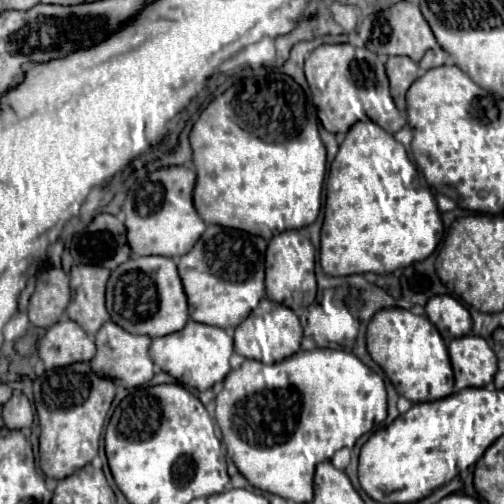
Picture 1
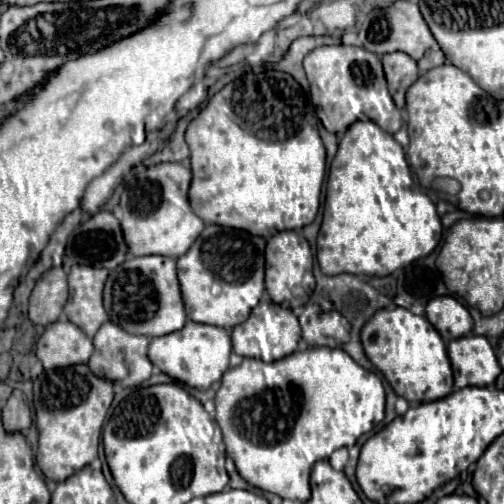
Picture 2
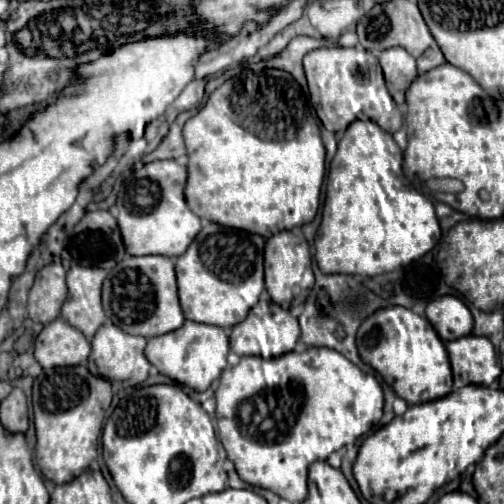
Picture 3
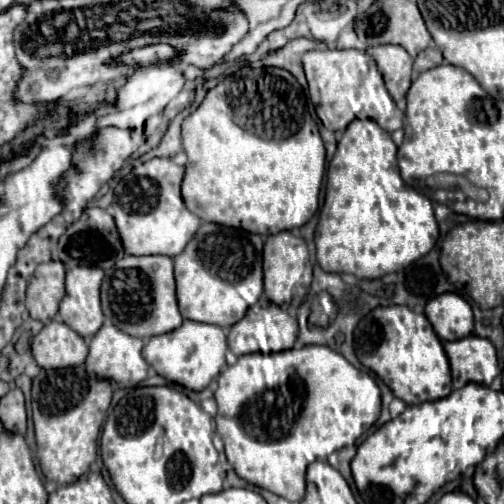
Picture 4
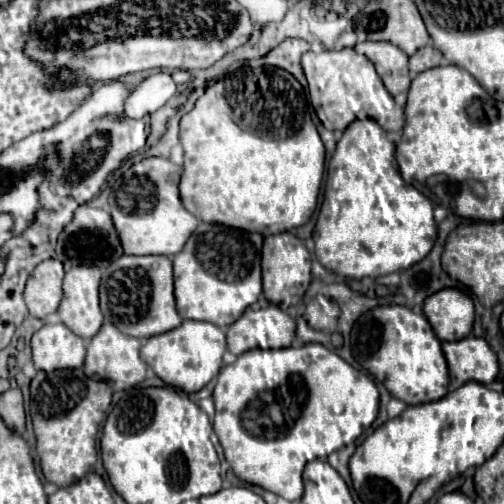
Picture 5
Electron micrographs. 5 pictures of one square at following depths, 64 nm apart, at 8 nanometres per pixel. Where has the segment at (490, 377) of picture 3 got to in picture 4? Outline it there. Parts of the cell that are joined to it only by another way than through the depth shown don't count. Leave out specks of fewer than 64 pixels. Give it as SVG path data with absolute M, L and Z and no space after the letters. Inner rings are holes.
M470 334L466 338L446 342L444 350L450 360L452 388L462 388L470 382L490 386L500 374L496 348L486 338Z

